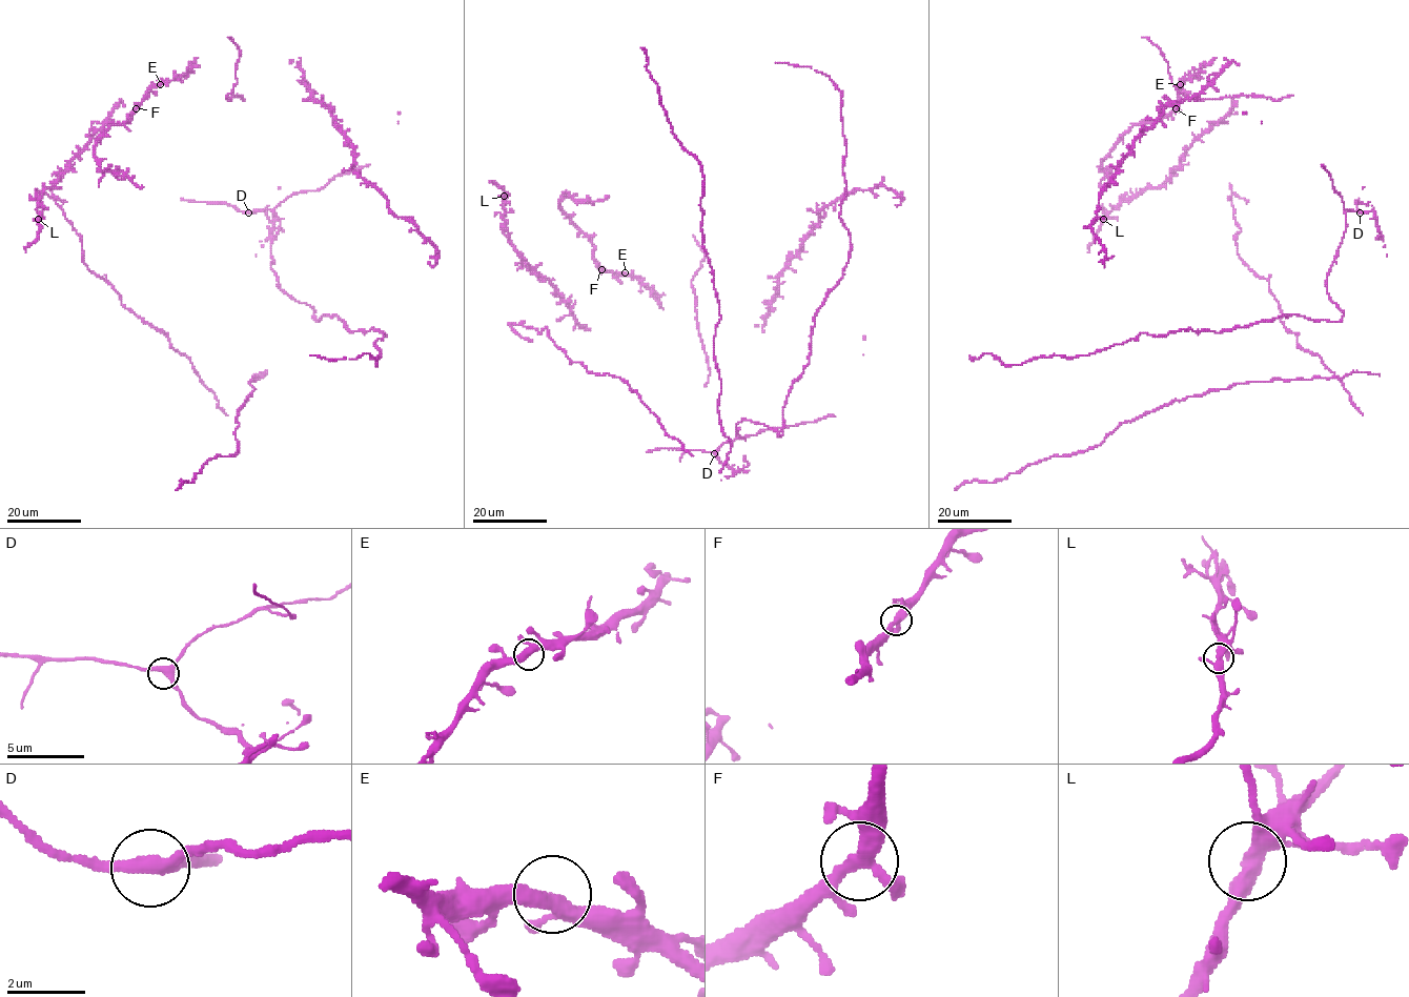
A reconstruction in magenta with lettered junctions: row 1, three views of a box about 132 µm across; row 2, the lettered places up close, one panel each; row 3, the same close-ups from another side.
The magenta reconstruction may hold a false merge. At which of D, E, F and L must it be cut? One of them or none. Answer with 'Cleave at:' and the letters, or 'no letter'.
Cleave at: no letter

